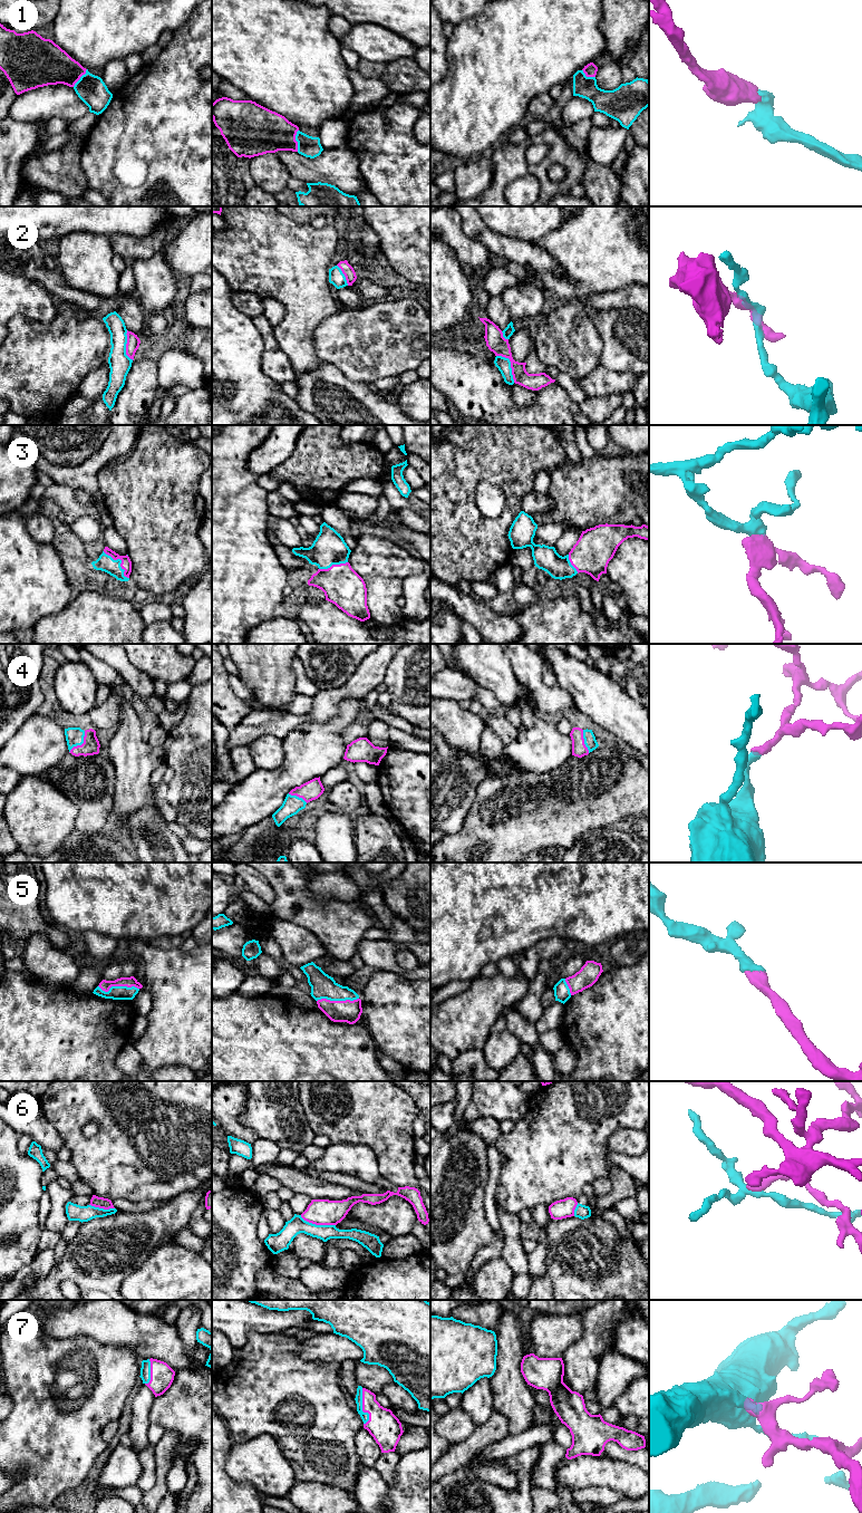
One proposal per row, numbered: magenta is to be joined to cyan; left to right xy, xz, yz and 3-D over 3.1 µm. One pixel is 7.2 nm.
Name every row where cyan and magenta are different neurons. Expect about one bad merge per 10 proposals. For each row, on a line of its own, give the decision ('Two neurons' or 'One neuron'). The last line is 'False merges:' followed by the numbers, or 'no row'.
1: One neuron
2: Two neurons
3: One neuron
4: One neuron
5: One neuron
6: Two neurons
7: One neuron
False merges: 2, 6

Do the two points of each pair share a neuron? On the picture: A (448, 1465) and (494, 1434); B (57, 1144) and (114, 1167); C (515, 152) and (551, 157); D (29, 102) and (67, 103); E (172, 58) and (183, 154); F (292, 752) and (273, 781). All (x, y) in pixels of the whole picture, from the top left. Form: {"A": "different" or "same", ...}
{"A": "same", "B": "different", "C": "same", "D": "same", "E": "same", "F": "same"}

